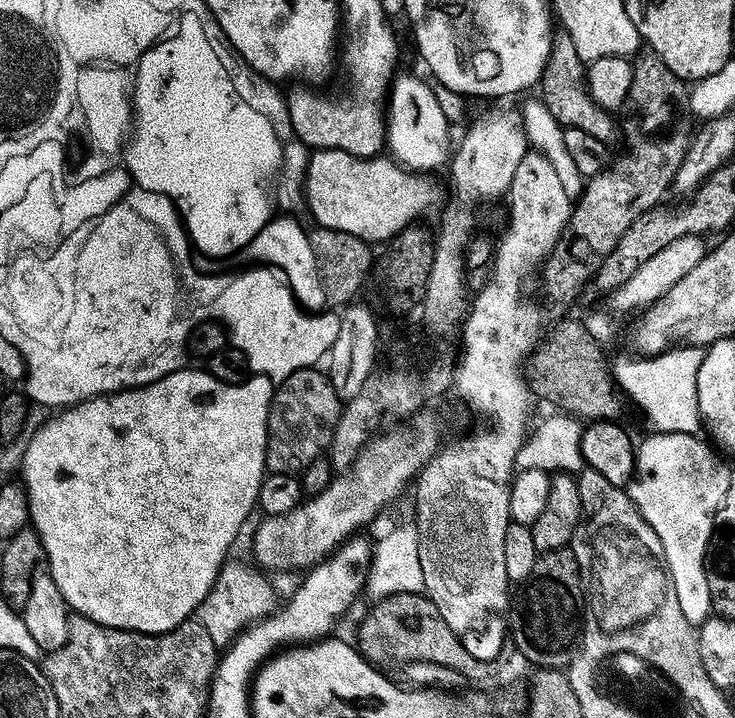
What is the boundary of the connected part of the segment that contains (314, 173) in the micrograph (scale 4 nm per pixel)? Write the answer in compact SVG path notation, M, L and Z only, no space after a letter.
M326 148L309 155L302 192L305 197L308 195L308 208L319 227L342 230L369 242L388 242L403 228L445 207L446 188L436 178L432 174L417 174L391 158L352 156Z

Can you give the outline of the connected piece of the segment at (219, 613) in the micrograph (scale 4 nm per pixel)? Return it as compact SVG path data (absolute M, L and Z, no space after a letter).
M230 561L221 565L215 586L207 593L202 603L197 605L194 613L198 618L197 623L210 634L211 640L218 648L231 645L242 631L266 620L277 609L276 594L266 580L266 574L253 565L250 567L242 562Z

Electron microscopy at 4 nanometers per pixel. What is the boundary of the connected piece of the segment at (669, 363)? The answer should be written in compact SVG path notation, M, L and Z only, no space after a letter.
M677 346L659 356L651 357L648 368L636 368L632 372L632 380L628 380L628 388L632 394L628 397L638 411L644 415L644 420L649 424L652 432L691 432L701 431L701 422L698 408L698 370L702 366L705 349L700 346Z

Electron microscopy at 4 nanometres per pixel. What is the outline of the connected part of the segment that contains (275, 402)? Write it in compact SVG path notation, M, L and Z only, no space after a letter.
M316 366L299 368L275 385L268 411L266 468L269 473L300 474L307 464L315 462L320 447L323 449L332 437L341 416L342 401L331 379L319 370Z

